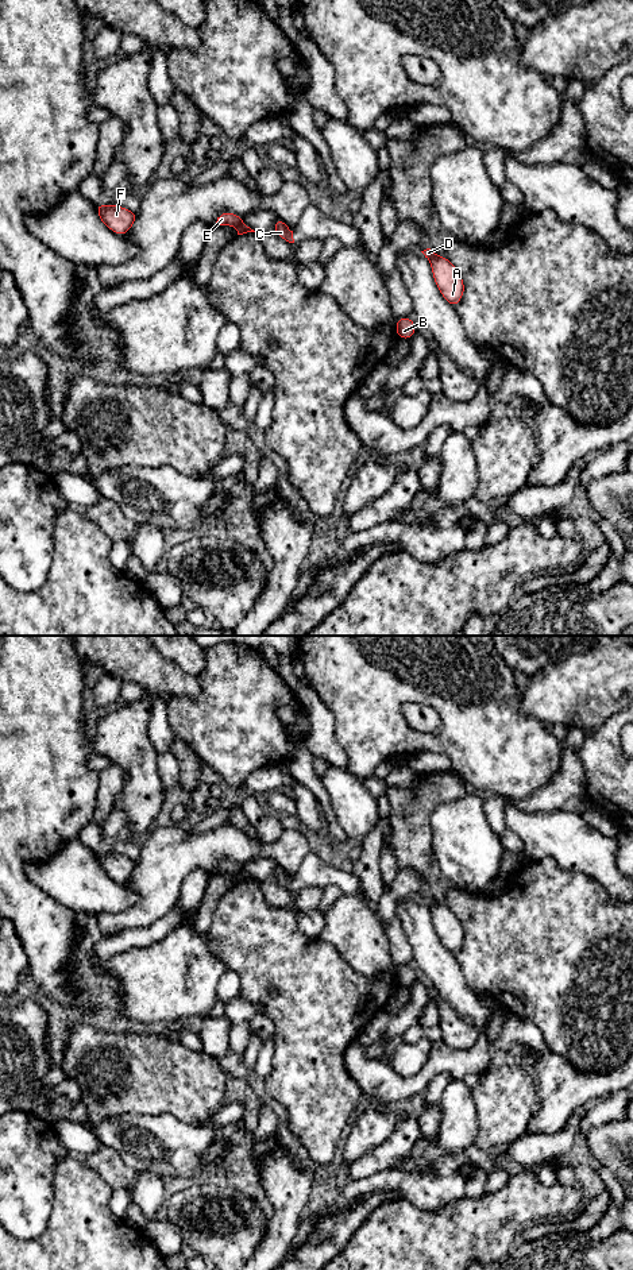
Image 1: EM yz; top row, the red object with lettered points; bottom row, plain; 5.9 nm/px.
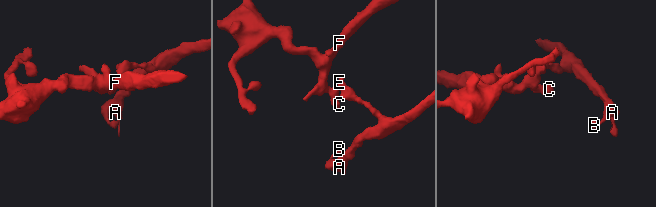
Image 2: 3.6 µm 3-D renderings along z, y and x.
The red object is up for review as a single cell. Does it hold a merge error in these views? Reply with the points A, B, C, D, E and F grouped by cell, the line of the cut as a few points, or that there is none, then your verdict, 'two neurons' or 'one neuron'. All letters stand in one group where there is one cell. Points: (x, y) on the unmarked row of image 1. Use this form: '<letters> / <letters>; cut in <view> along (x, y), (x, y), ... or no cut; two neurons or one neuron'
A B D E / C F; cut in yz along (240, 869), (235, 875); two neurons

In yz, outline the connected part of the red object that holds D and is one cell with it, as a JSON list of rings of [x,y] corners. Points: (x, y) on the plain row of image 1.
[[[431,896],[421,899],[432,914],[432,922],[439,939],[447,950],[456,954],[464,942],[464,930],[456,915]]]

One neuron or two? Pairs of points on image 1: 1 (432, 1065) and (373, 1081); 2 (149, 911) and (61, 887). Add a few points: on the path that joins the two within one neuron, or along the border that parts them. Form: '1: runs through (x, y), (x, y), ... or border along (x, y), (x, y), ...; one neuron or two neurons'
1: runs through (419, 1080), (415, 1084), (388, 1084); one neuron
2: border along (139, 895), (124, 910), (99, 913); two neurons

